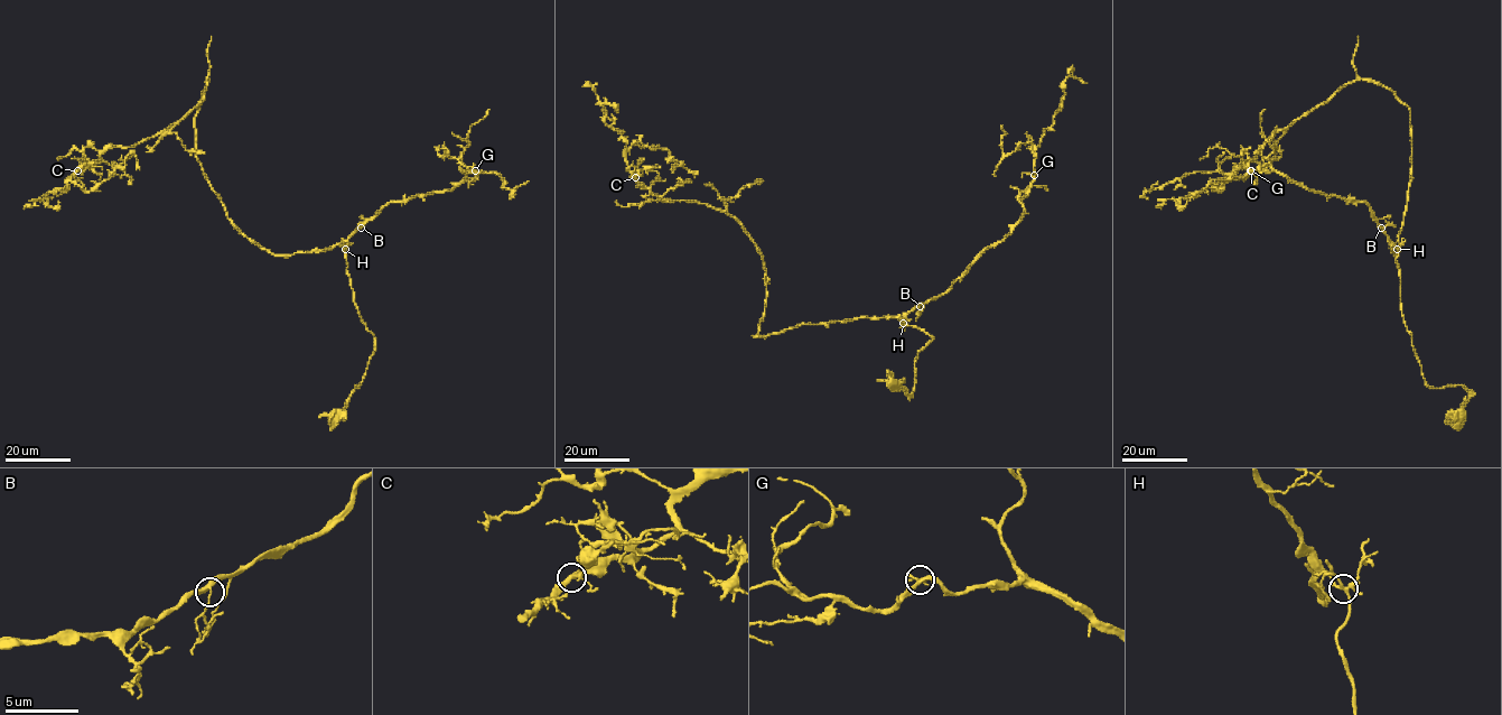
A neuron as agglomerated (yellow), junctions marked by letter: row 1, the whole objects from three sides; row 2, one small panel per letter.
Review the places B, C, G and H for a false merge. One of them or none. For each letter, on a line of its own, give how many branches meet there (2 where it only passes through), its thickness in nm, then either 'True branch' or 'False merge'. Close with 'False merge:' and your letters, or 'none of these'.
B: Branches: 3. Thickness 260 nm. True branch
C: Branches: 4. Thickness 320 nm. True branch
G: Branches: 4. Thickness 200 nm. True branch
H: Branches: 5. Thickness 240 nm. True branch
False merge: none of these

